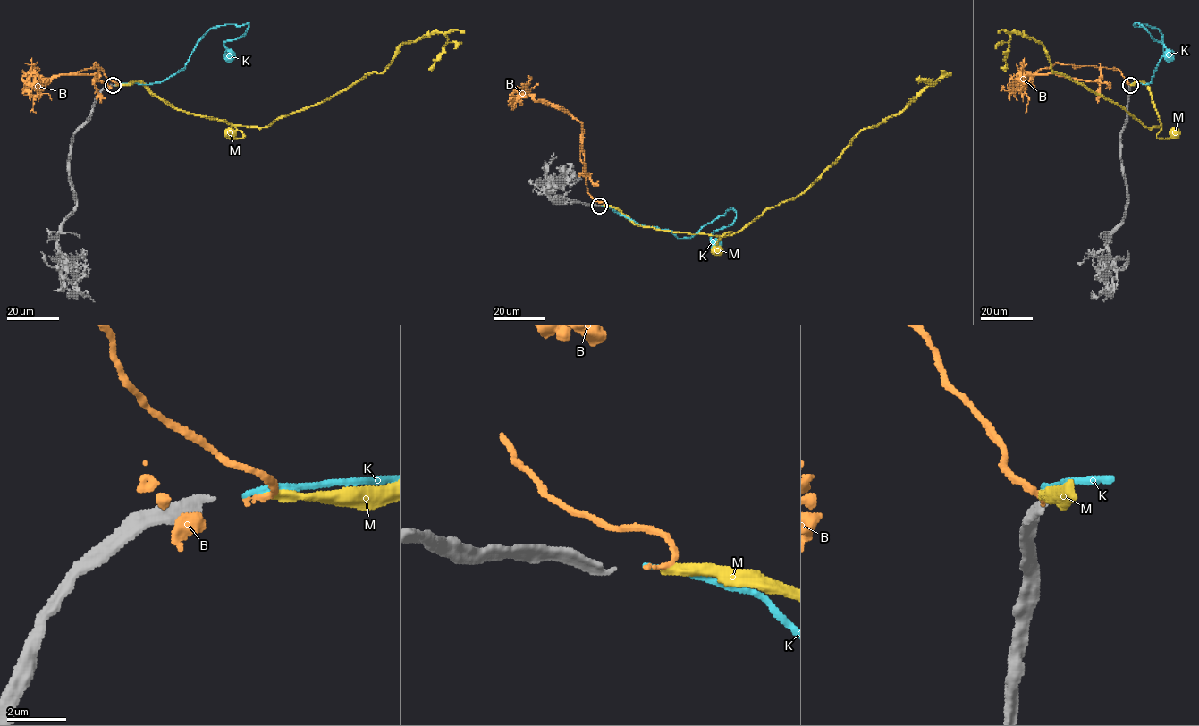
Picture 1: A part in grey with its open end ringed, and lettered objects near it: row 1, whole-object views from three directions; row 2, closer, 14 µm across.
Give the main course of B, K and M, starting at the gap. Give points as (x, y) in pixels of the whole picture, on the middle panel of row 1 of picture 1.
B: (601, 206), (586, 182), (581, 124), (534, 96), (525, 96), (520, 88), (531, 76)
K: (601, 206), (645, 226), (670, 230), (678, 238), (685, 239), (732, 209), (734, 222), (711, 236), (717, 243)
M: (603, 206), (618, 208), (643, 226), (721, 236), (730, 232), (718, 240), (716, 249)

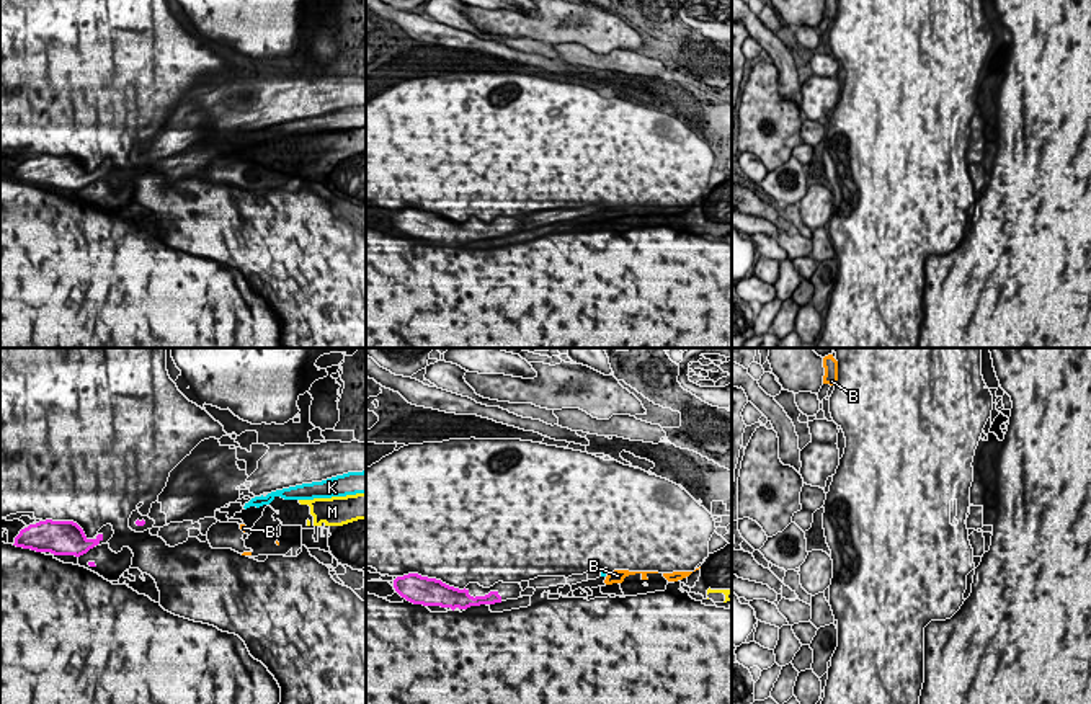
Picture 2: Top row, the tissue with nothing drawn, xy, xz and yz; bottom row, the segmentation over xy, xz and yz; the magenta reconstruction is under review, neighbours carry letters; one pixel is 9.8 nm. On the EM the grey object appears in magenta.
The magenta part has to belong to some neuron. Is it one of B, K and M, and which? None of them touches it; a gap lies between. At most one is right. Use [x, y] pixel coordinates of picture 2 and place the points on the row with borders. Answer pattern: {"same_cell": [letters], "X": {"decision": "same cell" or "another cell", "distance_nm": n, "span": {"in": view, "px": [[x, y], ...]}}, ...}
{"same_cell": ["K"], "B": {"decision": "another cell", "distance_nm": 950, "span": {"in": "xy", "px": [[144, 523], [240, 525]]}}, "K": {"decision": "same cell", "distance_nm": 1000, "span": {"in": "xy", "px": [[144, 521], [244, 507]]}}, "M": {"decision": "another cell", "distance_nm": 1550, "span": {"in": "xy", "px": [[144, 521], [299, 502]]}}}

